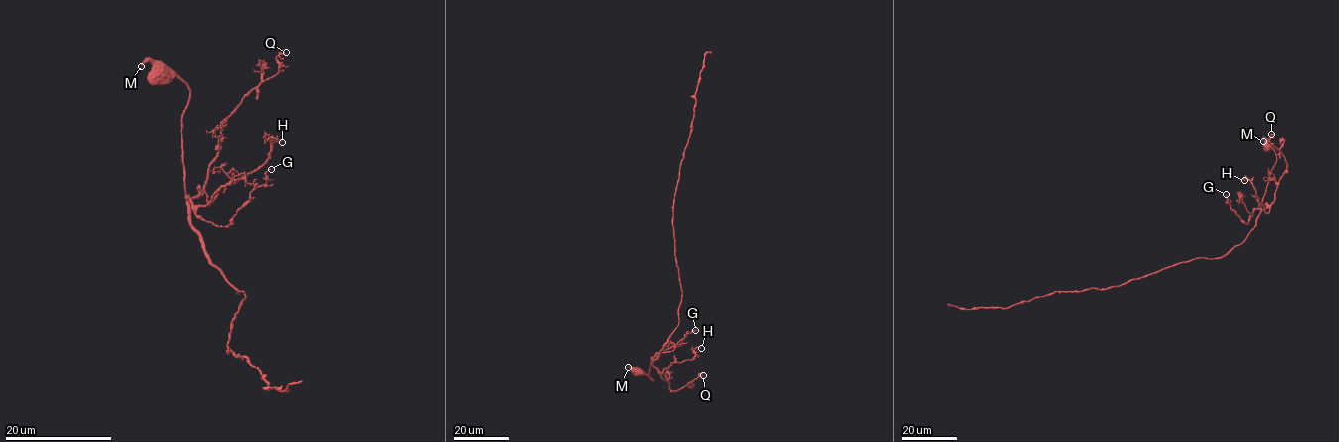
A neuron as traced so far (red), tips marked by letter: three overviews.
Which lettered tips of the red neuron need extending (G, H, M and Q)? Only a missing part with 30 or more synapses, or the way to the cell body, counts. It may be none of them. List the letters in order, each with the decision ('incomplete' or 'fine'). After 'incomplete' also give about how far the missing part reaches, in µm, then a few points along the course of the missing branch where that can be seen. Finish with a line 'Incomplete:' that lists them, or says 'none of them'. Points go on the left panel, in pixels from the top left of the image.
G: fine
H: fine
M: fine
Q: fine
Incomplete: none of them

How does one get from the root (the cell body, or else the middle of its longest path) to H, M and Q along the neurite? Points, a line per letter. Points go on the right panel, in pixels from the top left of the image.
H: (1165, 267), (1197, 258), (1221, 258), (1245, 239), (1259, 214), (1270, 207), (1266, 213), (1251, 182), (1244, 180)
M: (1165, 267), (1197, 258), (1221, 258), (1245, 239), (1256, 223), (1269, 173), (1276, 160), (1275, 151), (1263, 141)
Q: (1165, 267), (1221, 258), (1245, 239), (1273, 201), (1286, 171), (1285, 158), (1269, 141), (1271, 134)

